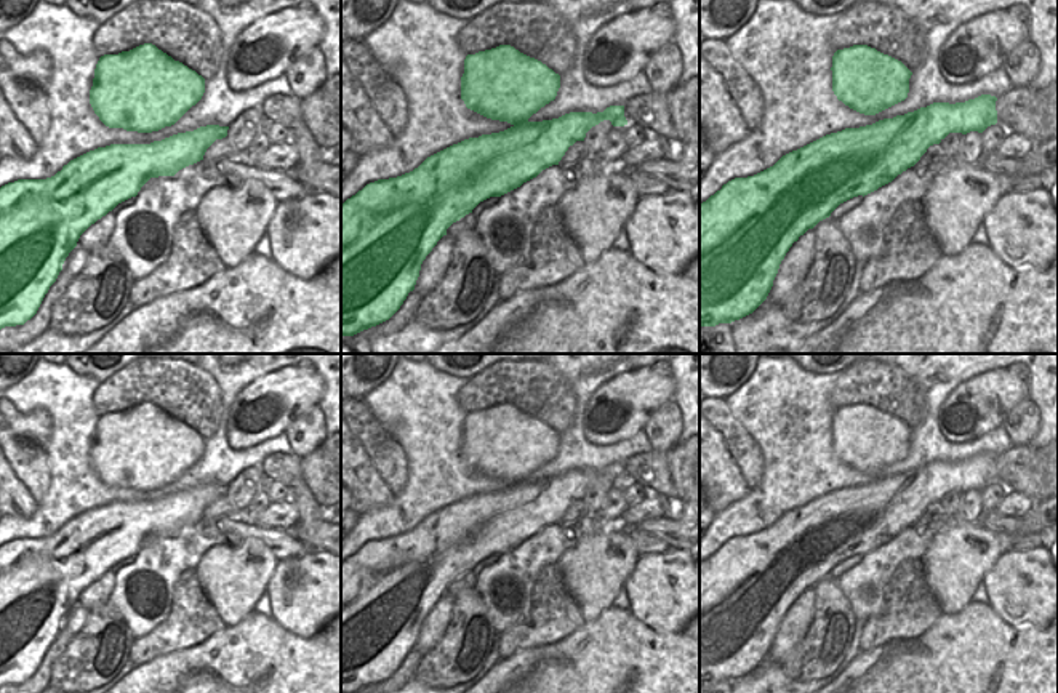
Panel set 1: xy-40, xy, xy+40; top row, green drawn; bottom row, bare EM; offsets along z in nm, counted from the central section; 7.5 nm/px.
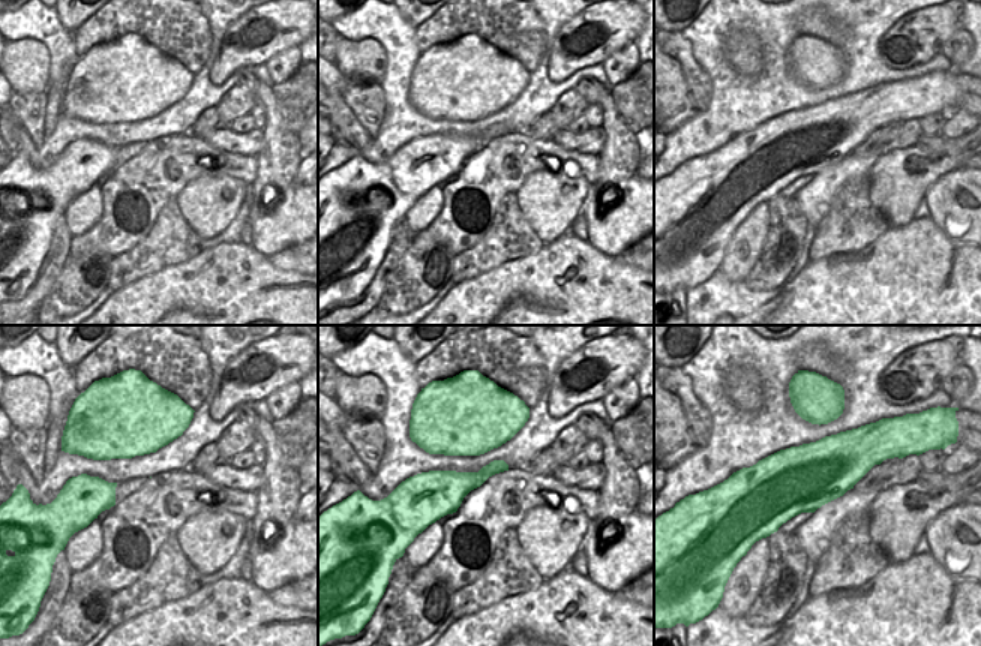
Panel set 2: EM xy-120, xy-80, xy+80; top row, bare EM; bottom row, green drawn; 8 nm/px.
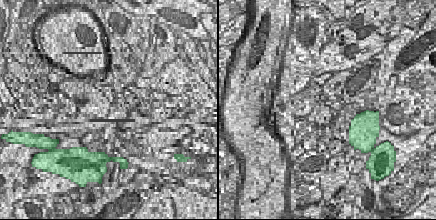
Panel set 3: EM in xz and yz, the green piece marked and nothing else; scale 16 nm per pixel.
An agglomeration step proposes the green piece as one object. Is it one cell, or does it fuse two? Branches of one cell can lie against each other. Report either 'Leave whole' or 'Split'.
Leave whole.

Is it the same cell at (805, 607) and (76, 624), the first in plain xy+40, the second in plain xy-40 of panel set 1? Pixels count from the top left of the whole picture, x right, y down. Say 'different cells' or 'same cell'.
same cell

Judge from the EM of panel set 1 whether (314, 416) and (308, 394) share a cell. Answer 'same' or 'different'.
different

